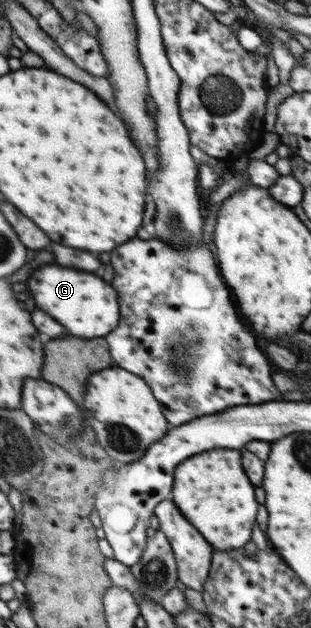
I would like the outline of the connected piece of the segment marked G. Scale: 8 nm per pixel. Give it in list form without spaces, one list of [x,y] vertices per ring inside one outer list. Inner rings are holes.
[[[42,266],[30,276],[28,286],[34,290],[36,304],[40,304],[74,336],[105,337],[118,324],[120,305],[117,292],[94,274],[60,266]]]

